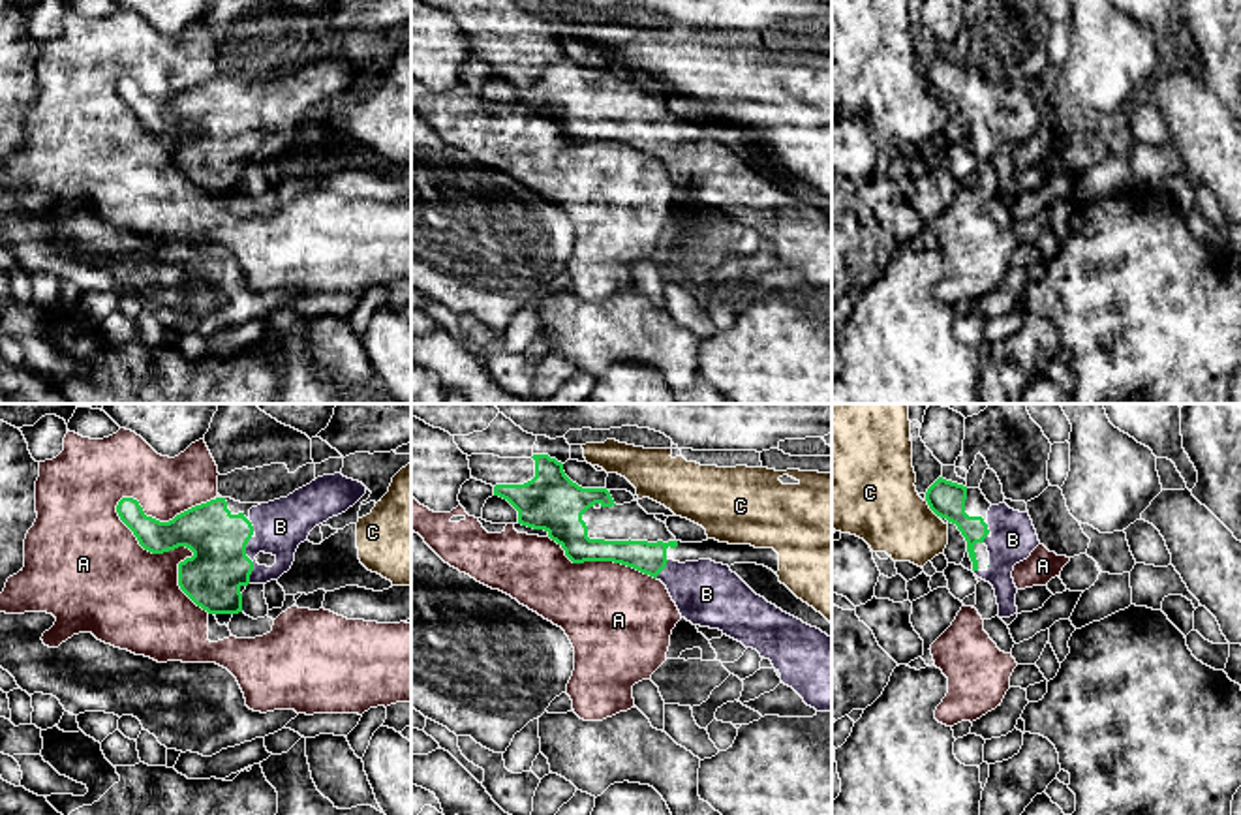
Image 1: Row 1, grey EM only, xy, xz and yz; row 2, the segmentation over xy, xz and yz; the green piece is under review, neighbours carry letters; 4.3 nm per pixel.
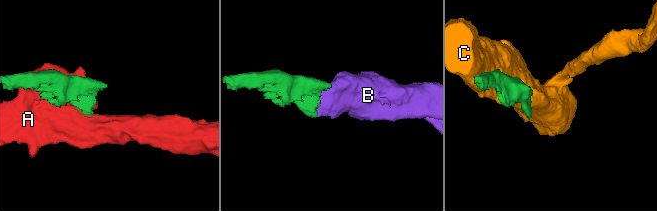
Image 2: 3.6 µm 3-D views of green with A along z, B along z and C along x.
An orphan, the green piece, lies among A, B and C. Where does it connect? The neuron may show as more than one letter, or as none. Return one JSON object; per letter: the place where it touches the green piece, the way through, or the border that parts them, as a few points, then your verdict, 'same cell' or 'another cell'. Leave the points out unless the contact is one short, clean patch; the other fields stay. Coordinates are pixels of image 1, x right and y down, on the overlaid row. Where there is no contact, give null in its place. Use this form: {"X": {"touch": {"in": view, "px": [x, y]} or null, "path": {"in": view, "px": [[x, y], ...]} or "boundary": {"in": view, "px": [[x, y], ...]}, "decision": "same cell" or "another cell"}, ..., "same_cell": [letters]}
{"A": {"touch": {"in": "xy", "px": [177, 547]}, "decision": "another cell"}, "B": {"touch": {"in": "xy", "px": [250, 560]}, "path": {"in": "xy", "px": [[213, 577], [229, 560], [250, 560], [280, 526]]}, "decision": "same cell"}, "C": {"touch": {"in": "yz", "px": [930, 507]}, "decision": "another cell"}, "same_cell": ["B"]}

